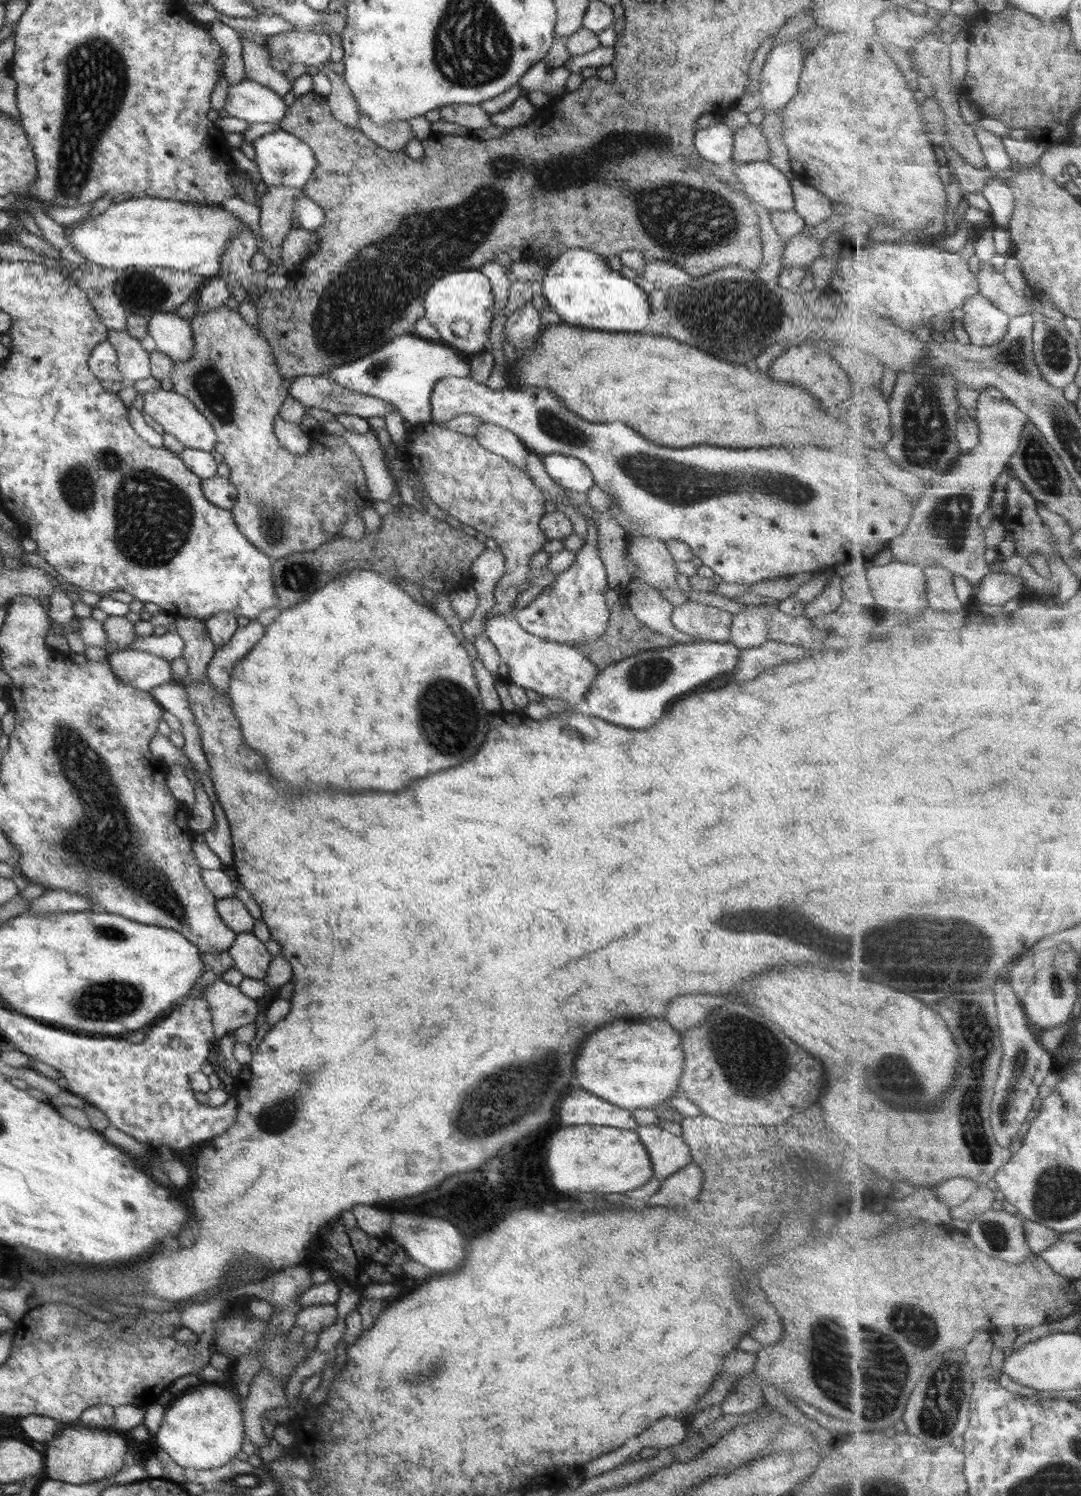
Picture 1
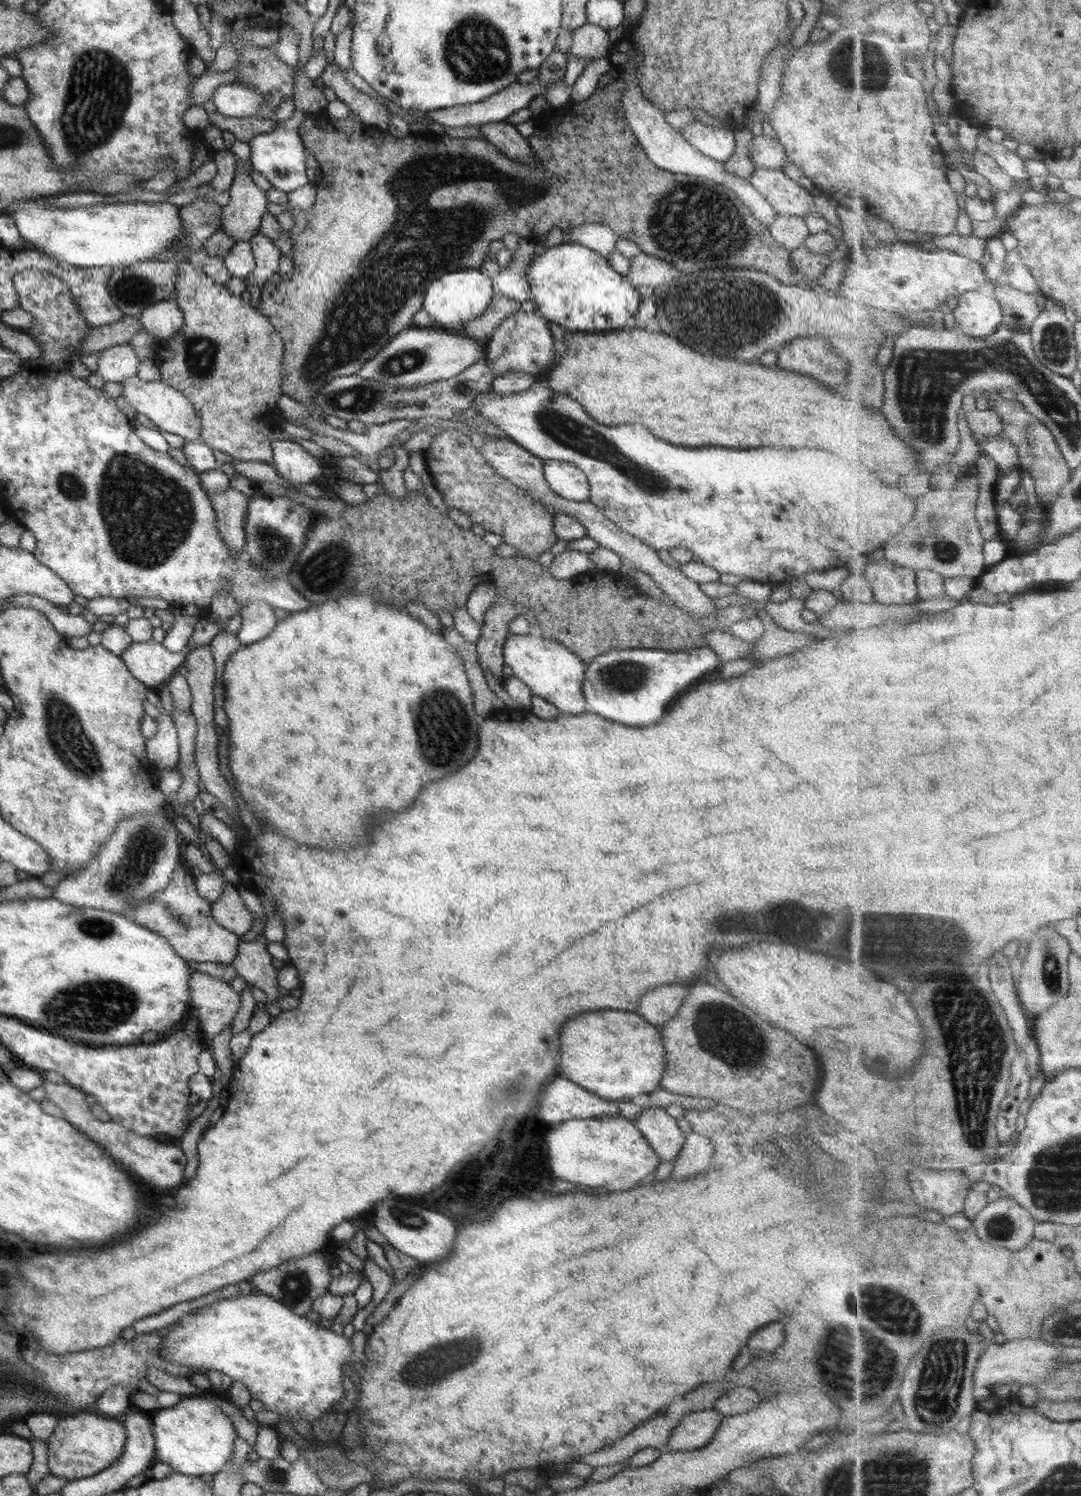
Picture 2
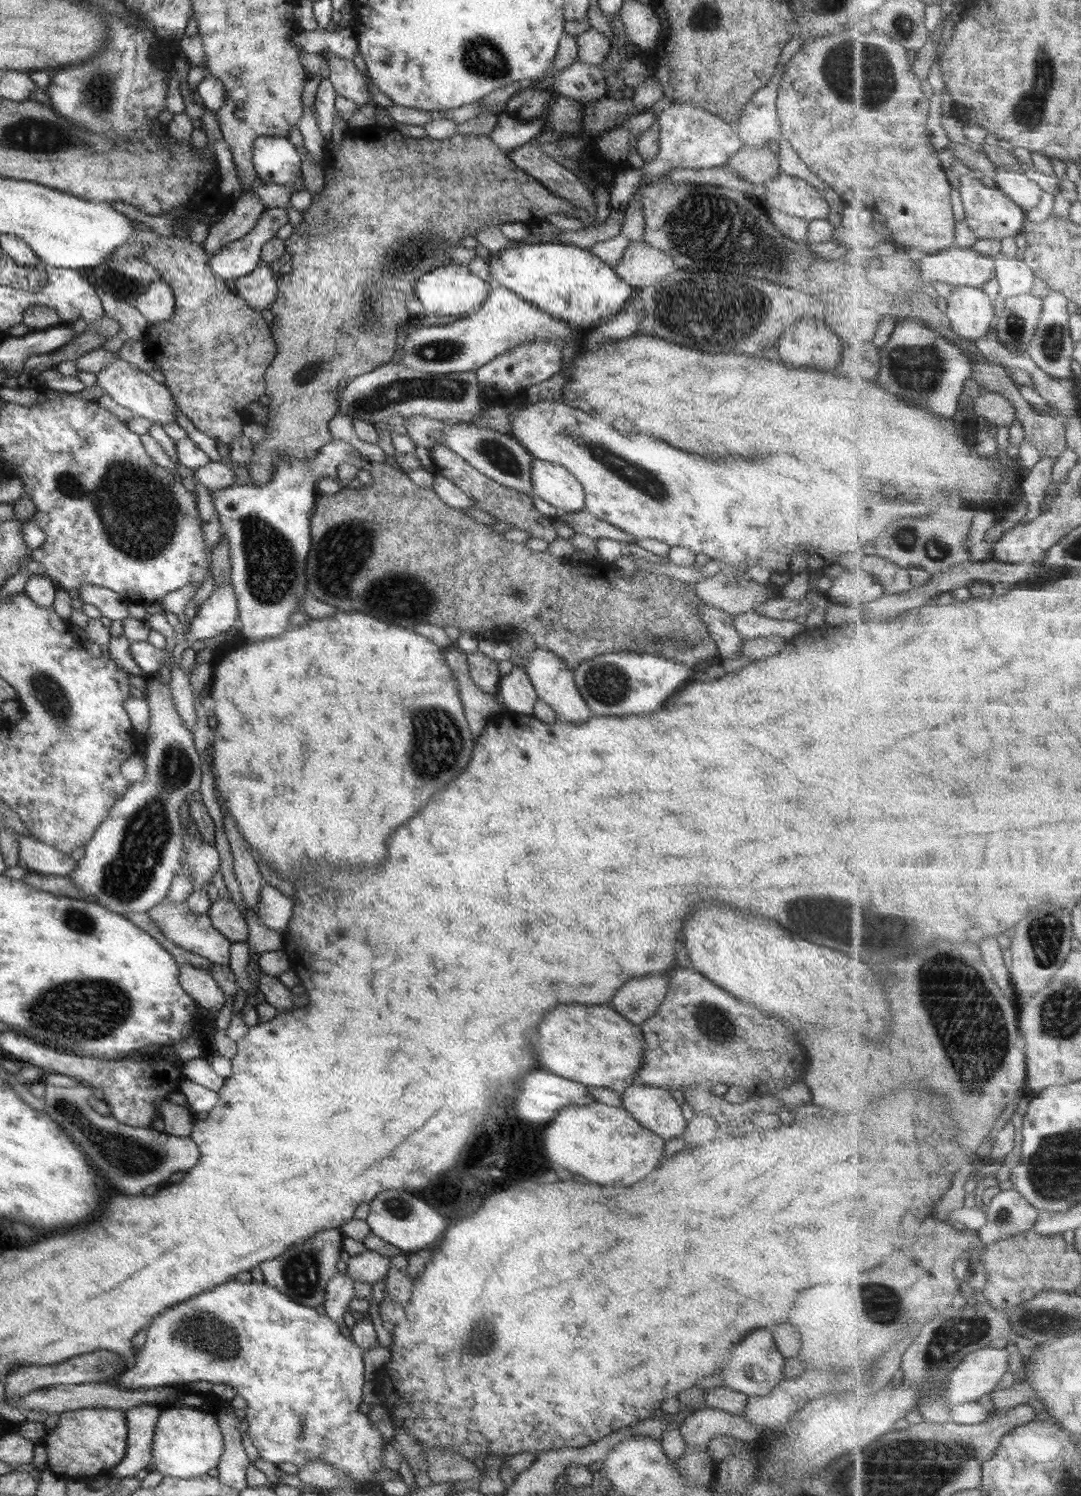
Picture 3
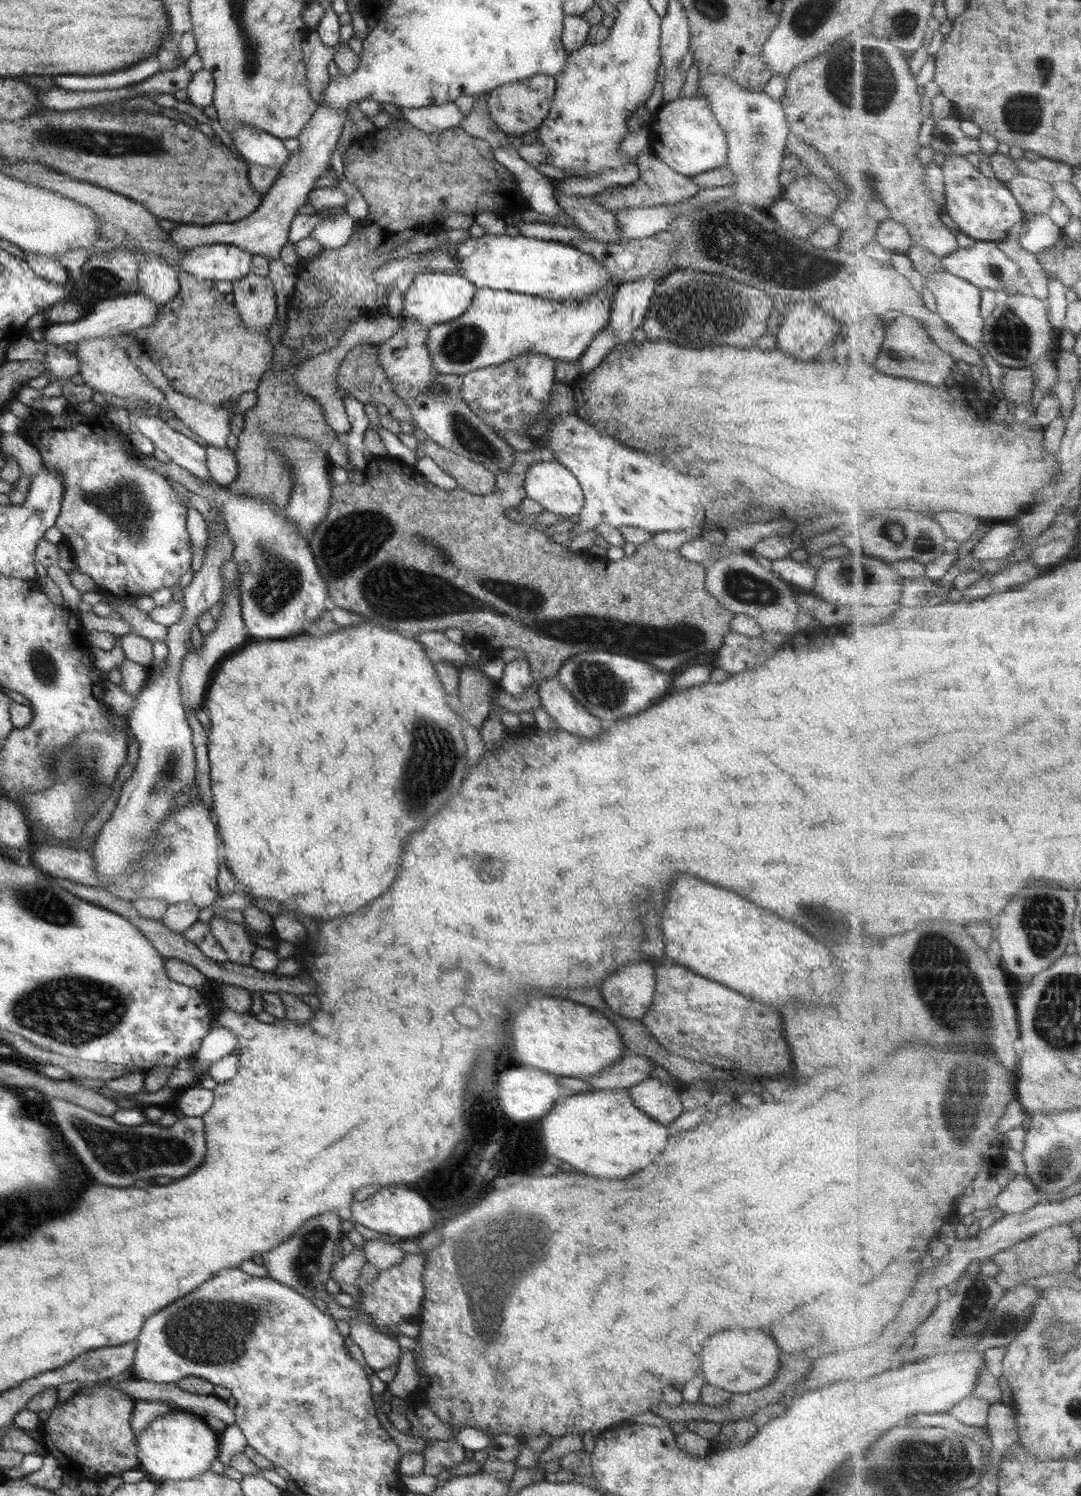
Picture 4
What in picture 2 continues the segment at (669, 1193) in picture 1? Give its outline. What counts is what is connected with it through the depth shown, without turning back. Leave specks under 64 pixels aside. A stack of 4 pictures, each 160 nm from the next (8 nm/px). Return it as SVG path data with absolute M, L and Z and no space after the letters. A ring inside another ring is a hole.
M694 1132L687 1133L679 1155L671 1162L673 1168L670 1178L684 1180L689 1176L705 1172L711 1164L711 1156L713 1156L713 1147L709 1140Z

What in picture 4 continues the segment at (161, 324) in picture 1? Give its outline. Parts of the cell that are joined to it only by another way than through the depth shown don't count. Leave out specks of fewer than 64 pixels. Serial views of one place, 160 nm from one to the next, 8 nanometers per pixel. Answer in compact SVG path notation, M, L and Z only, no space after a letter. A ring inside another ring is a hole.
M152 254L139 257L139 261L138 293L148 296L155 304L168 303L179 288L175 271Z

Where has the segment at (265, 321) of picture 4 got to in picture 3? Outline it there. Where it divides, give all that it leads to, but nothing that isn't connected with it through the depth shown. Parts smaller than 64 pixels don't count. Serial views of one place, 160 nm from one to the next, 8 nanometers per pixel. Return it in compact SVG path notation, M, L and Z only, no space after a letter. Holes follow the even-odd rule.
M260 260L248 274L231 282L232 290L257 312L268 308L277 294L275 268Z

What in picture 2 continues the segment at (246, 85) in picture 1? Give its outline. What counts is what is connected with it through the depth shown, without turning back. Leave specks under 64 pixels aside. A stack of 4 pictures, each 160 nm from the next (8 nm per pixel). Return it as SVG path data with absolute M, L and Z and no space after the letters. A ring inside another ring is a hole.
M229 83L218 86L212 92L211 102L216 111L227 118L253 117L264 104L259 91L243 85Z

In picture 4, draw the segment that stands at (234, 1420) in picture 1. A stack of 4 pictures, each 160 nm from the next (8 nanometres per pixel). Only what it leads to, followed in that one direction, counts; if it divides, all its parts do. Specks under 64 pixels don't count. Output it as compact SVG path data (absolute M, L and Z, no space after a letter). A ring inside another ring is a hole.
M171 1409L151 1421L136 1440L138 1468L146 1477L159 1480L191 1480L209 1471L209 1465L217 1458L219 1435L207 1426L203 1419L191 1413Z

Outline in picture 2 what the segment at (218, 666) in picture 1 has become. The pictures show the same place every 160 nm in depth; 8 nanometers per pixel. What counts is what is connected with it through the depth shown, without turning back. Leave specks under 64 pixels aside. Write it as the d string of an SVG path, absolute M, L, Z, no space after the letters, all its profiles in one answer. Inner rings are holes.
M248 600L244 606L239 606L242 621L239 630L234 635L244 647L261 640L272 631L277 619L273 616L273 608L262 600Z

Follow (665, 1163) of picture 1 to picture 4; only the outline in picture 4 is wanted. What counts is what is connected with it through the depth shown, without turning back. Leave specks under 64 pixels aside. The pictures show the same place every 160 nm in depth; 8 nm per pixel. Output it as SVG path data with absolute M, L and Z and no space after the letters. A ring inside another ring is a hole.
M649 1077L627 1091L635 1108L657 1124L668 1127L682 1113L679 1090L671 1082Z

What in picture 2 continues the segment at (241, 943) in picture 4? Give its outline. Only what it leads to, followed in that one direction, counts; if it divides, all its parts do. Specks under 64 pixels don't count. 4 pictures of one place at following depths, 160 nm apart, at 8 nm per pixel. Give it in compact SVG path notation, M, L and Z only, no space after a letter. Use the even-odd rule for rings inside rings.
M225 884L227 887L210 904L211 916L221 928L240 937L250 930L253 919L239 898L236 888Z

